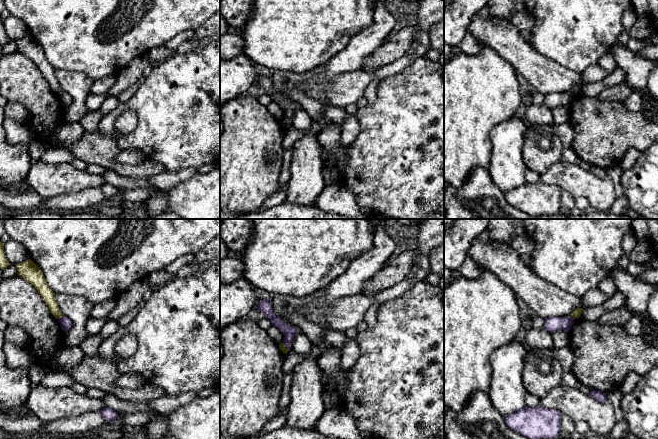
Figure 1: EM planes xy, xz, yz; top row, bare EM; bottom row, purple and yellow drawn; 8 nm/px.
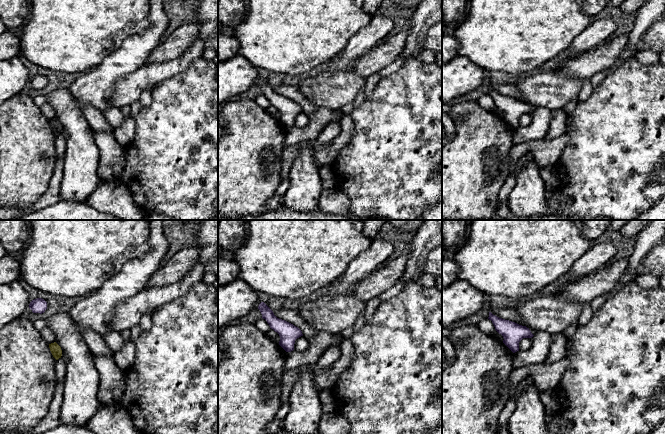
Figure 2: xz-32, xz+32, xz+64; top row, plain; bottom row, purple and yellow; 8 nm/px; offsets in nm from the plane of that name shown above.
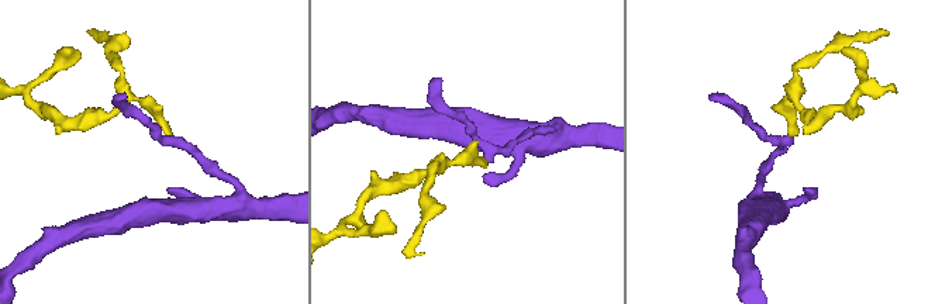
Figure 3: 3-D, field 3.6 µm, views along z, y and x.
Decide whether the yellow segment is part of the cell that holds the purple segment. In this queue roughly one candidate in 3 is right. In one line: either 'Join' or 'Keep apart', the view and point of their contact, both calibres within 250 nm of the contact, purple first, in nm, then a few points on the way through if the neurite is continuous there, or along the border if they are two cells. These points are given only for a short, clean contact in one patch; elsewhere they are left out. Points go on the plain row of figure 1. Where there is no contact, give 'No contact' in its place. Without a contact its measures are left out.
Keep apart. Touches purple at xz (285, 121). Thickness 100 nm (purple) against 50 nm. Boundary: xz (282, 118), (287, 126)

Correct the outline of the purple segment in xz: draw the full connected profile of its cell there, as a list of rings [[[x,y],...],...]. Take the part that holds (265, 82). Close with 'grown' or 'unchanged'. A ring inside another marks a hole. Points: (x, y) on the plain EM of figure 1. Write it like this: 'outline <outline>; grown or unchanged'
outline [[[266,74],[260,76],[257,80],[257,84],[266,91],[272,101],[277,103],[281,109],[284,111],[283,119],[286,122],[287,126],[291,124],[291,118],[293,113],[298,109],[298,107],[291,101],[287,101],[285,98],[281,97],[279,93],[273,91],[273,84],[271,77]]]; unchanged

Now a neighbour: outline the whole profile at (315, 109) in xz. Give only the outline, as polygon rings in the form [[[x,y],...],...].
[[[297,86],[281,89],[280,92],[289,93],[297,102],[299,102],[302,108],[312,117],[313,120],[318,121],[322,128],[326,128],[332,124],[323,116],[323,105],[316,100],[306,96]]]

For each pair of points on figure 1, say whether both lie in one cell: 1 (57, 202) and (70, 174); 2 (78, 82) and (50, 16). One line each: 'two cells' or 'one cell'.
1: two cells
2: two cells

